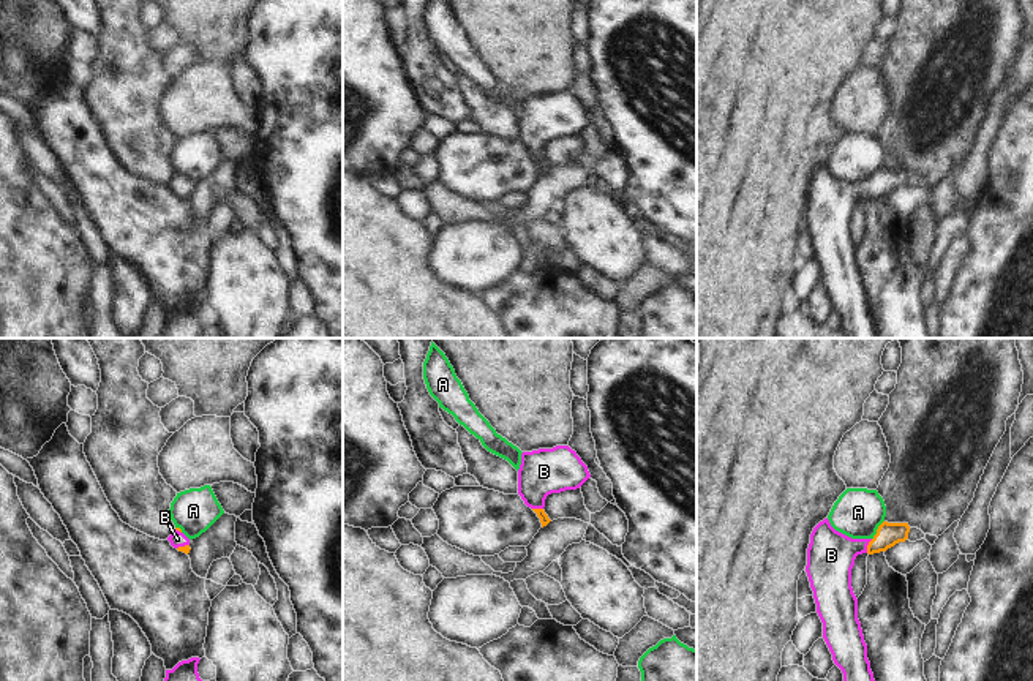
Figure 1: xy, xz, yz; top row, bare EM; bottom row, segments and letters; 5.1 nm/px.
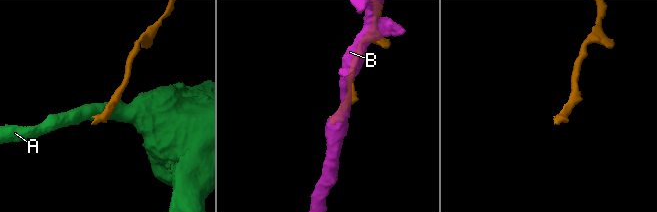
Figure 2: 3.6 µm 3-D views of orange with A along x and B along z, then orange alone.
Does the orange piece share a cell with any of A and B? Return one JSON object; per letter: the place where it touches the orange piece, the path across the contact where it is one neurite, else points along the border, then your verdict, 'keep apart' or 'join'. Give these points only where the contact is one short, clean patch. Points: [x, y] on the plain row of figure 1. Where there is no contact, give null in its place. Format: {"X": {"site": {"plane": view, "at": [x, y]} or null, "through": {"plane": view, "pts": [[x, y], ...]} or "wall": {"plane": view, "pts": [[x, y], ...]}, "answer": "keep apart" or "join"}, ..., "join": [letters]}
{"A": {"site": {"plane": "yz", "at": [877, 176]}, "answer": "keep apart"}, "B": {"site": {"plane": "yz", "at": [867, 191]}, "through": {"plane": "yz", "pts": [[888, 180], [878, 190], [867, 191], [856, 191], [831, 201]]}, "answer": "join"}, "join": ["B"]}

